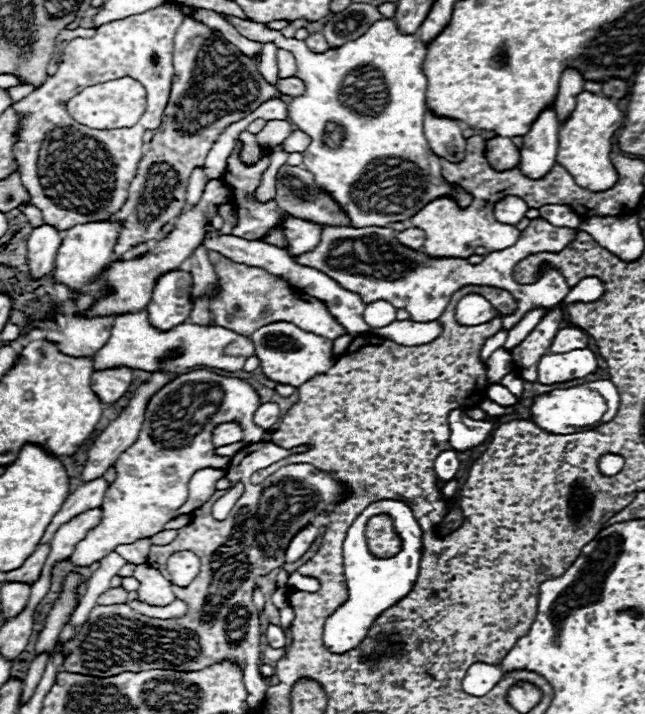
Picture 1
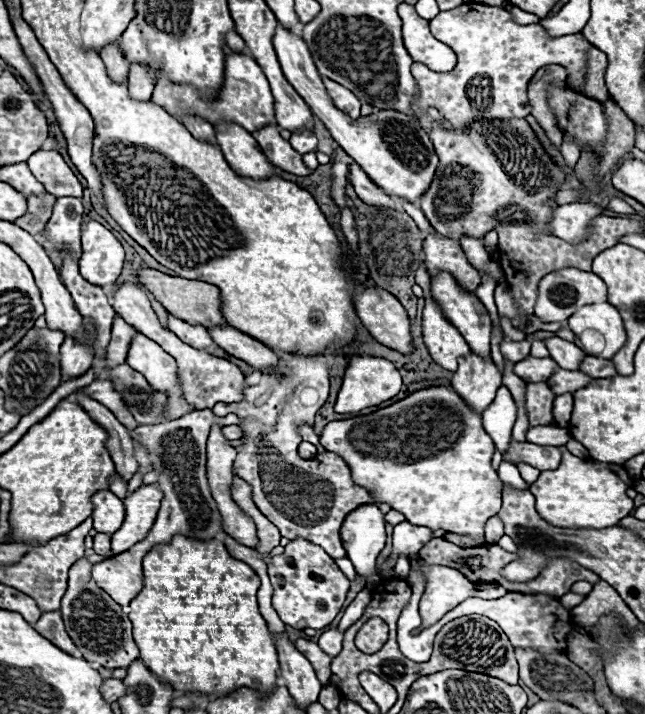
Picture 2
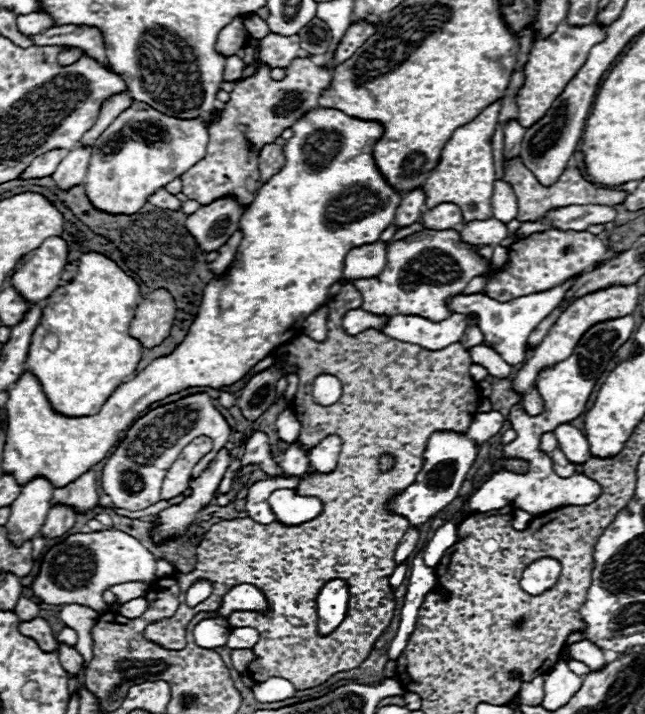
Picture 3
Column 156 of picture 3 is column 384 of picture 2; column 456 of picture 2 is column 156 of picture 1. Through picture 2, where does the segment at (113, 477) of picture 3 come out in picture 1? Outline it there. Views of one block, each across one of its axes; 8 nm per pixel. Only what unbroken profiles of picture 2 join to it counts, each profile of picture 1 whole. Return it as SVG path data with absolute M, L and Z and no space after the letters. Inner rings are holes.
M192 370L188 374L180 374L174 378L154 400L150 400L150 408L146 408L146 420L142 422L142 432L138 440L122 452L122 458L114 464L116 480L110 484L104 502L102 502L102 520L98 528L94 528L82 542L76 544L72 562L76 566L88 566L92 562L102 560L120 544L132 544L142 538L150 538L164 530L164 524L174 518L176 510L188 500L188 480L200 468L227 468L232 457L221 457L214 453L212 446L212 430L224 422L238 422L244 431L243 441L249 444L262 440L264 430L254 424L254 412L260 408L262 400L258 392L242 378L228 378L214 374L210 370Z

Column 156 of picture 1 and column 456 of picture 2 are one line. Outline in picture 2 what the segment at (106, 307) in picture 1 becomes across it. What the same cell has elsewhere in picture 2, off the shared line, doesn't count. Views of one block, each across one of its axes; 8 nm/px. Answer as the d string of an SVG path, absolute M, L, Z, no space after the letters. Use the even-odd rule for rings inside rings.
M430 234L424 240L424 256L426 256L426 260L424 260L426 270L432 276L438 274L440 270L446 270L468 292L474 292L482 282L482 272L476 270L468 262L468 258L466 258L464 250L460 248L460 244L456 240L452 240L452 238Z

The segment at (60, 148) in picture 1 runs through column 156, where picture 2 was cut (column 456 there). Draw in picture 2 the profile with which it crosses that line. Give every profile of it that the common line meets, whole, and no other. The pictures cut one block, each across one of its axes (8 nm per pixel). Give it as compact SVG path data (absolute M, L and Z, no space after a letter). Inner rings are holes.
M476 2L440 12L430 20L430 32L456 52L458 62L446 74L434 72L418 62L412 64L412 74L418 84L412 110L426 128L432 128L426 116L428 106L440 110L440 114L460 130L474 118L526 118L532 110L526 96L528 82L536 70L546 64L562 64L568 70L568 88L584 94L584 56L588 56L592 44L588 44L580 32L548 38L546 32L536 32L536 24L514 22L506 8Z

